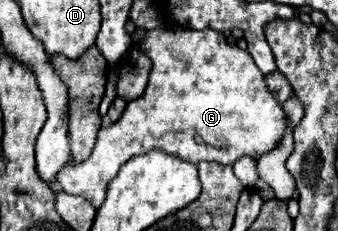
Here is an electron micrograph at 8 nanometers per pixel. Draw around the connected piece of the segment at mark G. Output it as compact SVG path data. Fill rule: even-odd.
M159 26L145 34L141 48L153 60L153 70L145 92L127 102L123 116L107 128L101 128L97 134L97 144L93 154L85 162L69 160L55 176L63 192L81 196L99 208L105 200L107 184L117 176L119 168L133 156L145 154L149 150L163 150L191 164L203 160L217 162L223 166L235 164L243 156L261 158L271 152L283 138L289 120L281 104L267 90L261 70L255 66L251 54L237 46L227 44L225 36L217 30L187 30L179 26Z

